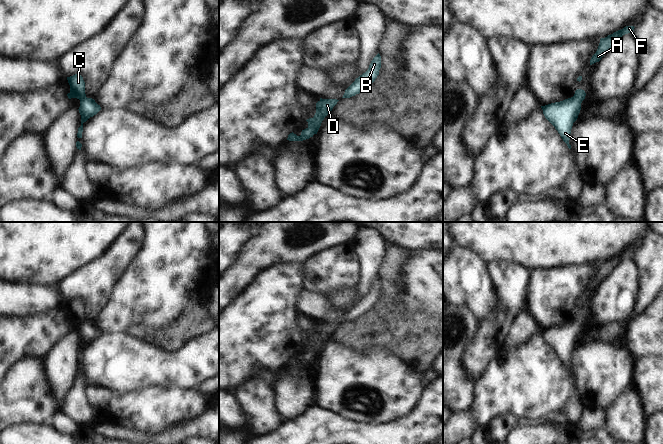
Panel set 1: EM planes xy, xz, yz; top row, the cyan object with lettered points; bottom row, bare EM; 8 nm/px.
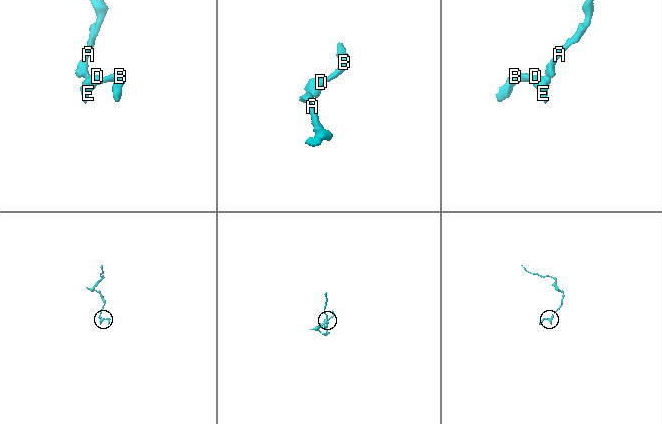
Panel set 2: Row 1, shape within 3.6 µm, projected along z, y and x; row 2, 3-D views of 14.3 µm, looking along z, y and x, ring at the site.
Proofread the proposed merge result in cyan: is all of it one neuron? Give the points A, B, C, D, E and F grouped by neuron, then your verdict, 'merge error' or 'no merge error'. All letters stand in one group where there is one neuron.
A B C D E F; no merge error

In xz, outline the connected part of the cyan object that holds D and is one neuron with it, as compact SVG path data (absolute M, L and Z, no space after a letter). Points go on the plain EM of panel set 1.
M322 323L316 327L316 337L313 342L309 342L306 345L308 346L308 351L302 354L301 359L297 360L293 356L288 359L287 364L289 365L303 365L313 361L314 358L317 358L322 345L324 342L332 335L333 331L337 328L339 324L337 323Z

